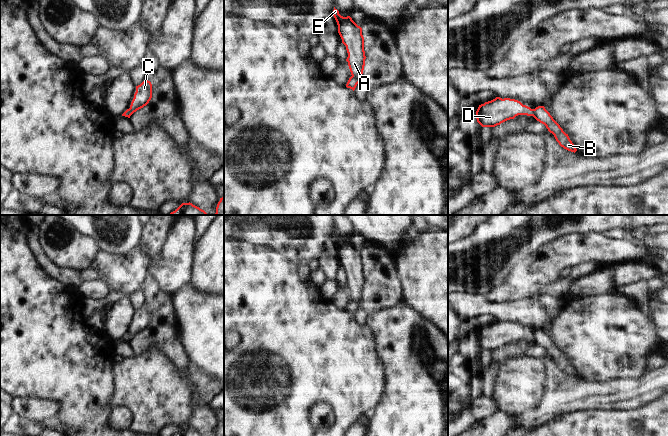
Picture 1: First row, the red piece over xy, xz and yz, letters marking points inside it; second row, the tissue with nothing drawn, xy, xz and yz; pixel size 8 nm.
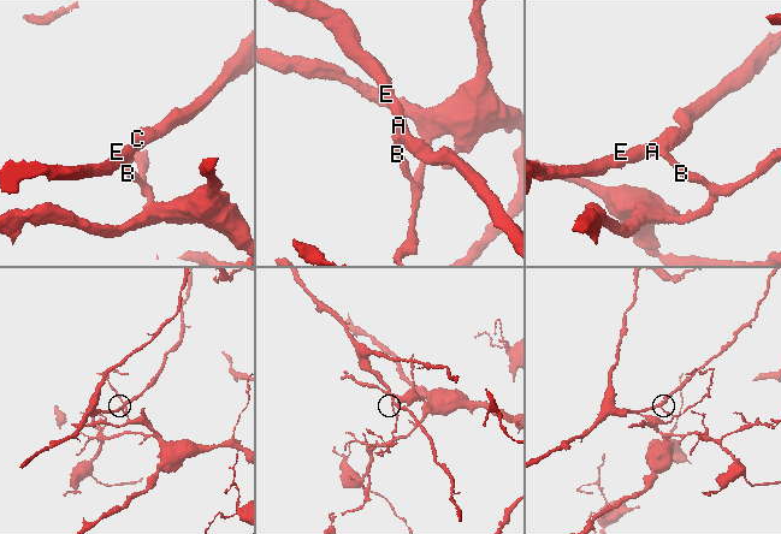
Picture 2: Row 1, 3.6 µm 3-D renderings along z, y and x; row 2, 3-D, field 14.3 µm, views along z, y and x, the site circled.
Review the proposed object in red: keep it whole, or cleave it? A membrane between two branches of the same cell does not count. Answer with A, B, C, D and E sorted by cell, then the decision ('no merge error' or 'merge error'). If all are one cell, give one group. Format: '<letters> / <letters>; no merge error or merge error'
A C D E / B; merge error

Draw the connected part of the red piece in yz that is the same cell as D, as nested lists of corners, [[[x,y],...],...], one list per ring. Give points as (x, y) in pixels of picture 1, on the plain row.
[[[496,321],[479,329],[476,343],[482,351],[495,351],[518,339],[533,340],[533,335],[534,333],[523,329],[518,324]]]

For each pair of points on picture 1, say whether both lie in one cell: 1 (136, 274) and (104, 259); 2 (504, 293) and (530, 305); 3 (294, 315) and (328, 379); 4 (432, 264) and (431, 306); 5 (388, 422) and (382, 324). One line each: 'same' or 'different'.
1: same
2: different
3: same
4: same
5: same

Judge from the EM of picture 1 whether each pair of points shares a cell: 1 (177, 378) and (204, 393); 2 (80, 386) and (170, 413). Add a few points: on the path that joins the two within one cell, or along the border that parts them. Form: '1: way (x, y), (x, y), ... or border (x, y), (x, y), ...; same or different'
1: way (184, 385), (197, 386); same
2: border (116, 373), (116, 389), (110, 409); different

